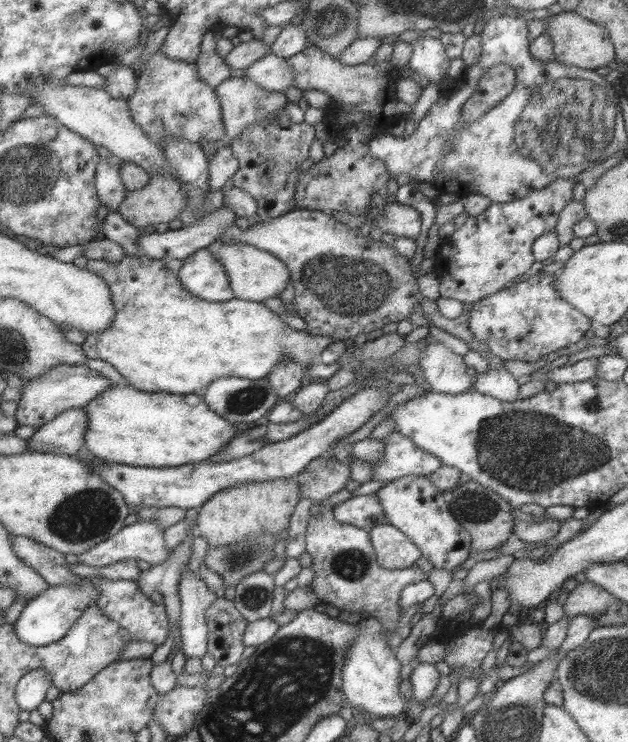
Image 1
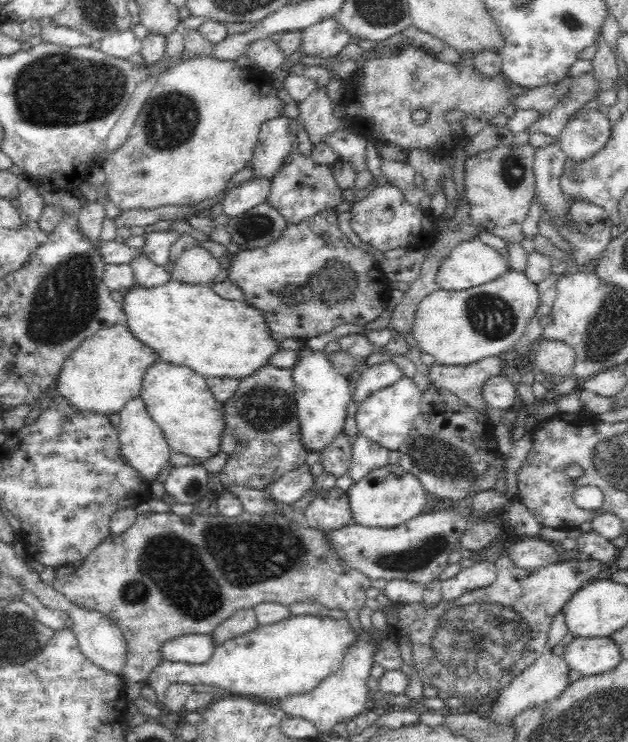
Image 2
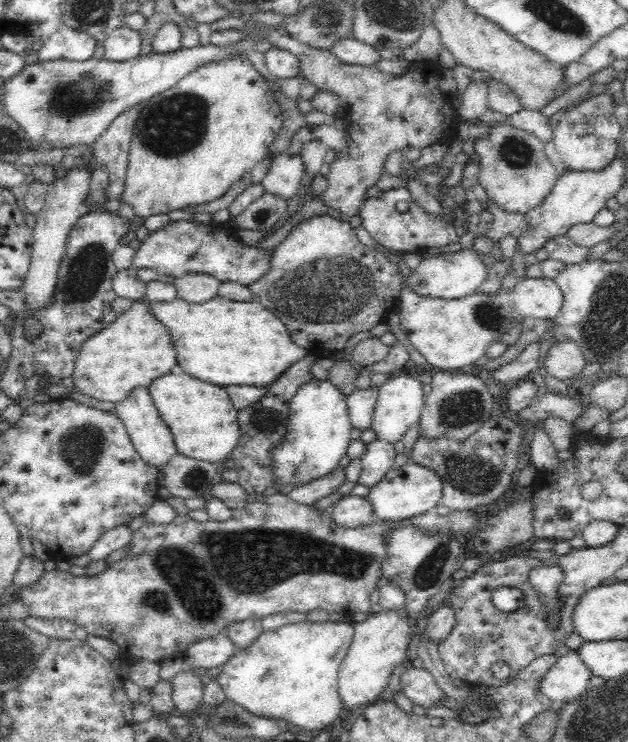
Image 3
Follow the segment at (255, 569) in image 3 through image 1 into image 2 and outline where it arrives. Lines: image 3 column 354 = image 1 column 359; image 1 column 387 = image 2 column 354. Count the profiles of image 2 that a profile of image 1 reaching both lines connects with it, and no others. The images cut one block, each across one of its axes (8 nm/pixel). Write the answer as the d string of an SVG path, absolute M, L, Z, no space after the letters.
M148 512L138 514L136 522L124 530L120 536L110 534L104 538L103 542L96 545L96 549L92 550L80 567L74 570L72 574L55 578L52 586L60 593L68 596L72 603L82 605L86 609L98 610L106 615L123 633L127 643L127 658L124 664L123 678L127 685L131 682L144 681L148 673L161 662L159 656L159 648L170 640L170 638L178 638L184 635L210 635L224 620L231 617L237 610L253 608L254 605L259 605L260 602L279 602L288 606L293 602L310 601L318 602L321 605L332 608L340 608L346 612L349 622L352 624L353 630L357 634L363 630L360 619L358 619L358 610L365 606L367 595L365 590L375 584L374 580L365 576L362 572L354 570L351 567L344 567L338 559L330 553L326 534L318 529L307 528L303 524L295 524L289 518L281 514L268 515L252 515L248 512L242 512L239 516L228 518L221 515L211 516L208 513L200 514L195 512L189 516L178 516L176 514L160 514L160 512Z

